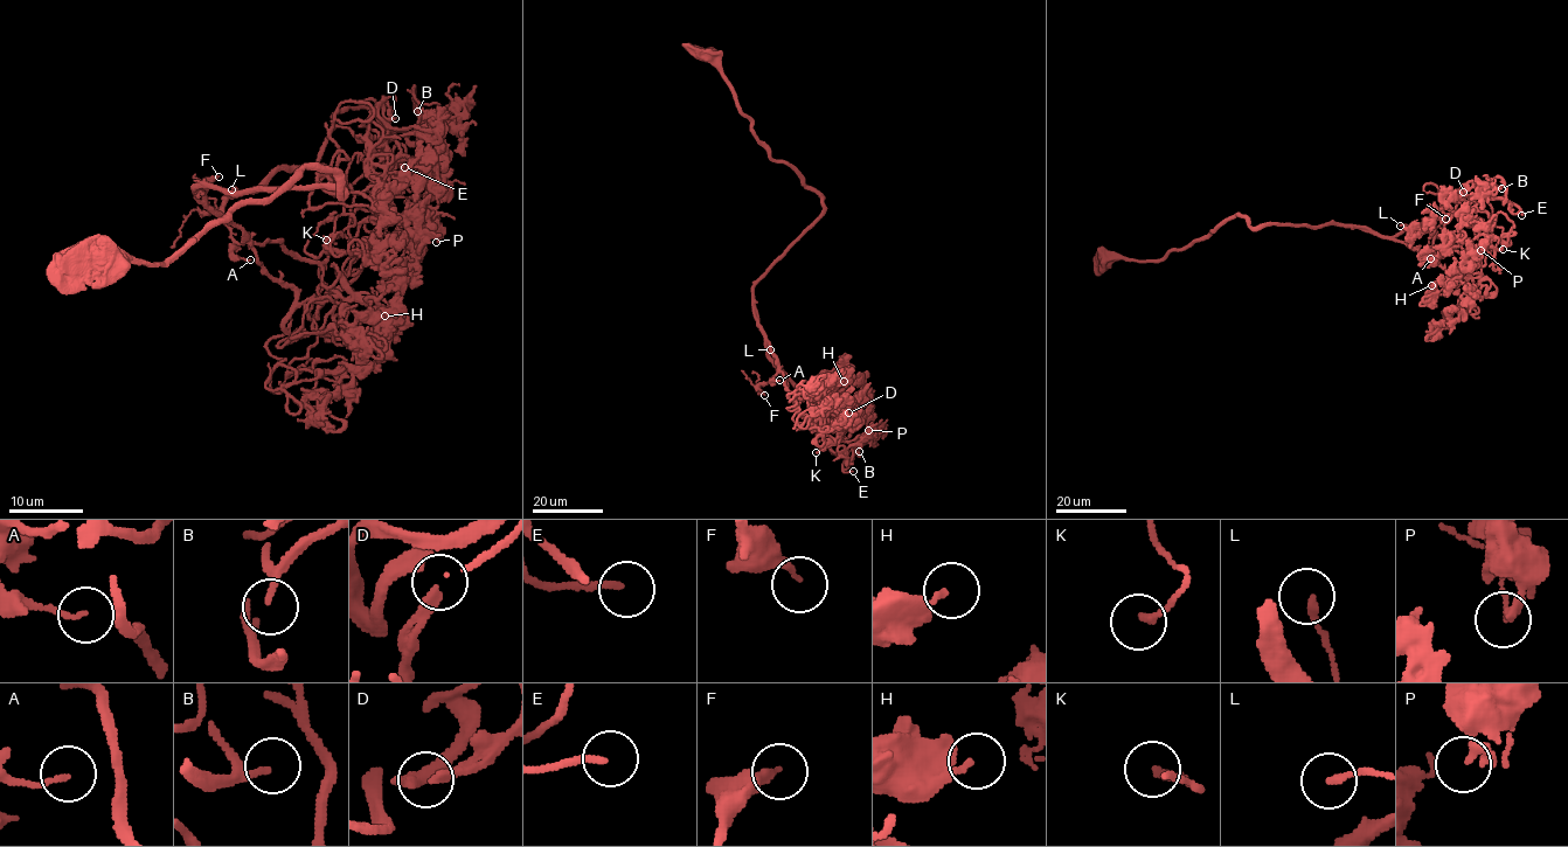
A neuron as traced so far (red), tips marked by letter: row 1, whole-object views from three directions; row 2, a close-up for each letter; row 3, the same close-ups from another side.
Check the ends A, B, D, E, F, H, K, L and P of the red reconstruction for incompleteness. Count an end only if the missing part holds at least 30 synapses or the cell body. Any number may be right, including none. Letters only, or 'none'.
E

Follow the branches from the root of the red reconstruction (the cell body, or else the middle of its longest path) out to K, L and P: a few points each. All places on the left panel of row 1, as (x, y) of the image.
K: (92, 262), (166, 264), (306, 167), (326, 167), (344, 193), (194, 195), (254, 243), (323, 262), (326, 240)
L: (92, 262), (166, 264), (306, 167), (326, 167), (344, 193), (194, 195), (219, 214), (231, 189)
P: (92, 262), (166, 264), (306, 167), (344, 193), (194, 195), (219, 214), (320, 168), (436, 242)

